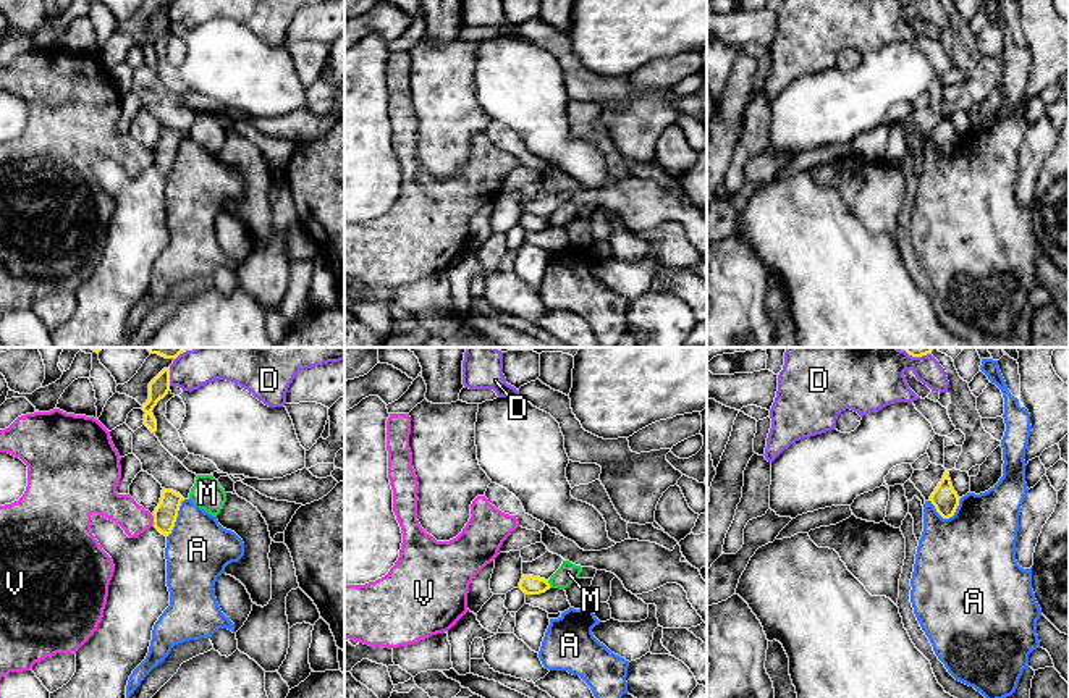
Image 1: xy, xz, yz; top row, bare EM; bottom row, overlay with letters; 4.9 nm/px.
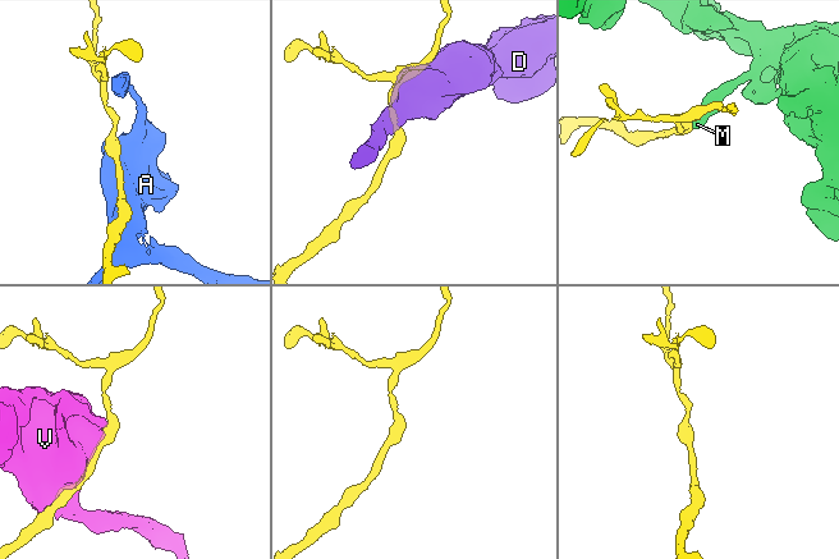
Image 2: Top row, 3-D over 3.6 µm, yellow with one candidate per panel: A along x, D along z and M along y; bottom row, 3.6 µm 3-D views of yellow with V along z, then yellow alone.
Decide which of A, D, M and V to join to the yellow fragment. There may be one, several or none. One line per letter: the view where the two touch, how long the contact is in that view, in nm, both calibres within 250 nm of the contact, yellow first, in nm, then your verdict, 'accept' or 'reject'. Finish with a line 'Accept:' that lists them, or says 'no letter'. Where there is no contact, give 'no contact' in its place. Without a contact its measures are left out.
A: meets yellow in yz; contact 170 nm long; 130 nm thick on the yellow side, 500 nm on the other; reject
D: meets yellow in xy; contact 100 nm long; 100 nm thick on the yellow side, 140 nm on the other; reject
M: meets yellow in xz; contact 40 nm long; 100 nm thick on the yellow side, 100 nm on the other; reject
V: meets yellow in xy; contact 60 nm long; 120 nm thick on the yellow side, 150 nm on the other; reject
Accept: no letter

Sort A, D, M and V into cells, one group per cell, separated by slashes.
A / D / M / V

